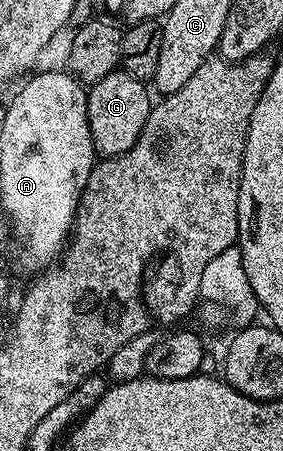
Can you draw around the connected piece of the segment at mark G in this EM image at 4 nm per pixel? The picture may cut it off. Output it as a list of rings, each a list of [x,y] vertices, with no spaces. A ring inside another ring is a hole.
[[[115,71],[104,75],[86,94],[88,107],[88,127],[92,131],[94,152],[99,158],[115,157],[132,147],[144,131],[144,123],[152,108],[151,90],[147,82],[138,81],[131,73]],[[148,89],[148,90],[146,90]]]

